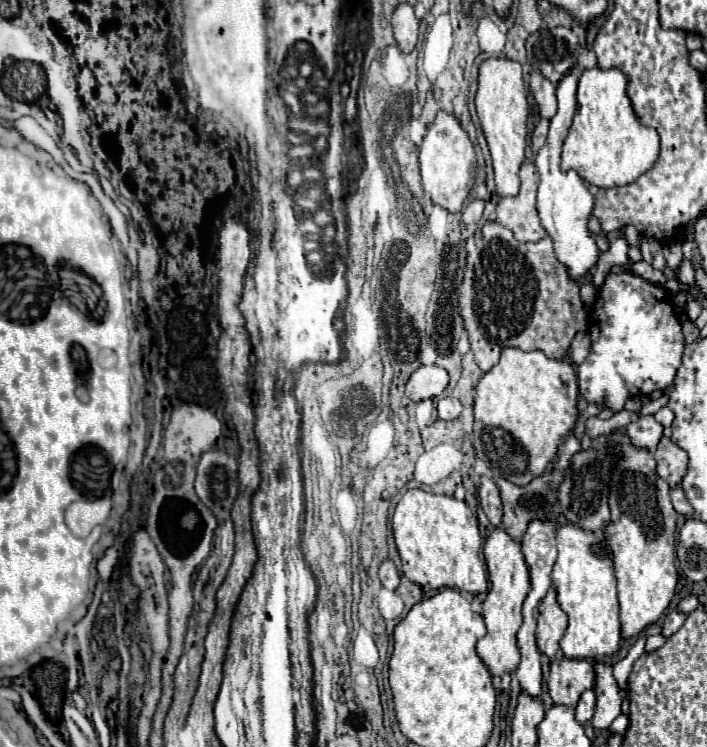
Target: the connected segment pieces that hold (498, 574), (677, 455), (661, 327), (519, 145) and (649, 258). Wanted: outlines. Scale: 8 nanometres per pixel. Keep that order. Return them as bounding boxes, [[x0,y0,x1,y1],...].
[[477,527,531,675],[655,437,687,487],[577,271,685,413],[475,59,529,197],[641,235,665,269]]

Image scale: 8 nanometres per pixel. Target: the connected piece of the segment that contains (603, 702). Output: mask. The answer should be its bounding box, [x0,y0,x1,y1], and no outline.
[591,663,621,731]

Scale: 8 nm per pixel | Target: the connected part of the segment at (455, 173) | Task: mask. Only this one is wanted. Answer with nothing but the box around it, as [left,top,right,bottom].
[419,111,477,213]

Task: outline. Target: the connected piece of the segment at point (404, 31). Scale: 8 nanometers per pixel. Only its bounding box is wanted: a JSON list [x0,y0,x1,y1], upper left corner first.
[393,3,419,53]

